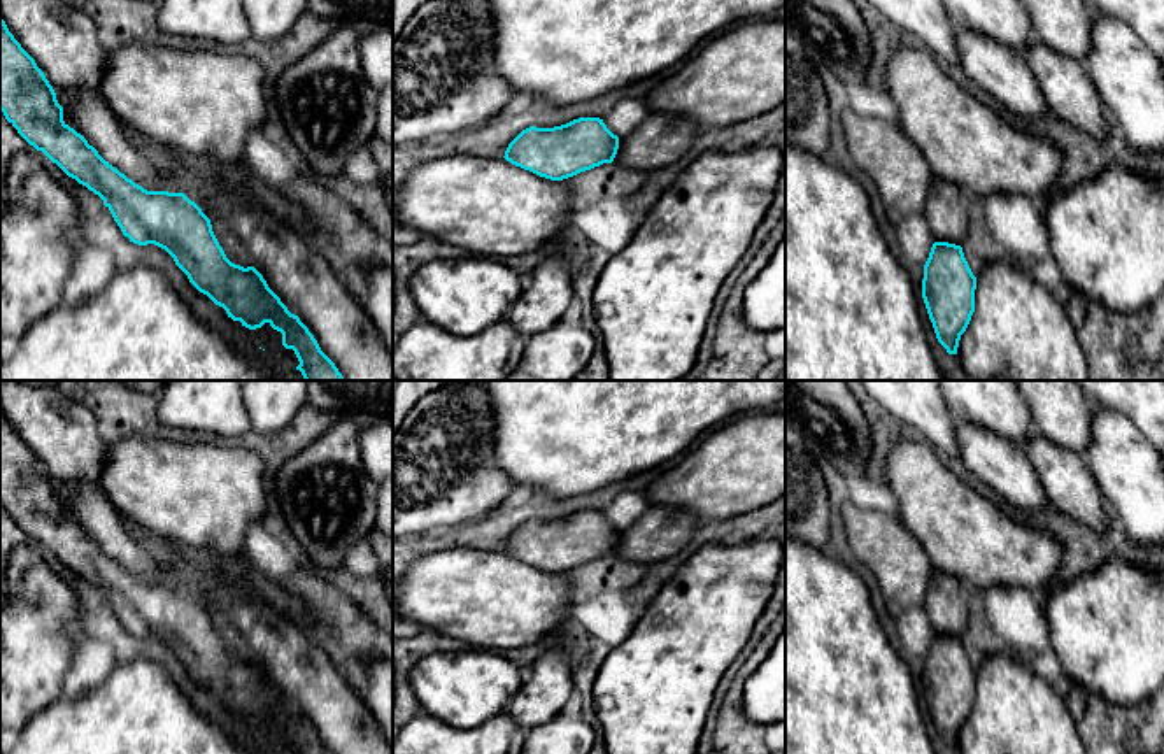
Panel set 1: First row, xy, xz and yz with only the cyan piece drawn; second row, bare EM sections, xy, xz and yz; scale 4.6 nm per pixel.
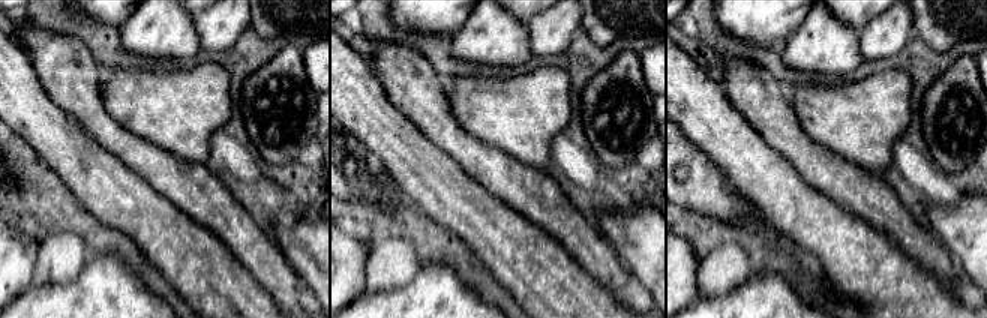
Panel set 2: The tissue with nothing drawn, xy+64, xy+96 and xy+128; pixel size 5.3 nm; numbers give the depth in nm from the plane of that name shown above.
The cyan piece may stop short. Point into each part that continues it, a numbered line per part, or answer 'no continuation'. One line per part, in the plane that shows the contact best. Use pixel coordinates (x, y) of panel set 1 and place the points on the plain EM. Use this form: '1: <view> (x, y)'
1: xy (305, 674)

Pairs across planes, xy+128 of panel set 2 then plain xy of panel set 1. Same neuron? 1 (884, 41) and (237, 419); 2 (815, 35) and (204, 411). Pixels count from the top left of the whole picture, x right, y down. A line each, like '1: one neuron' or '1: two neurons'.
1: two neurons
2: one neuron

